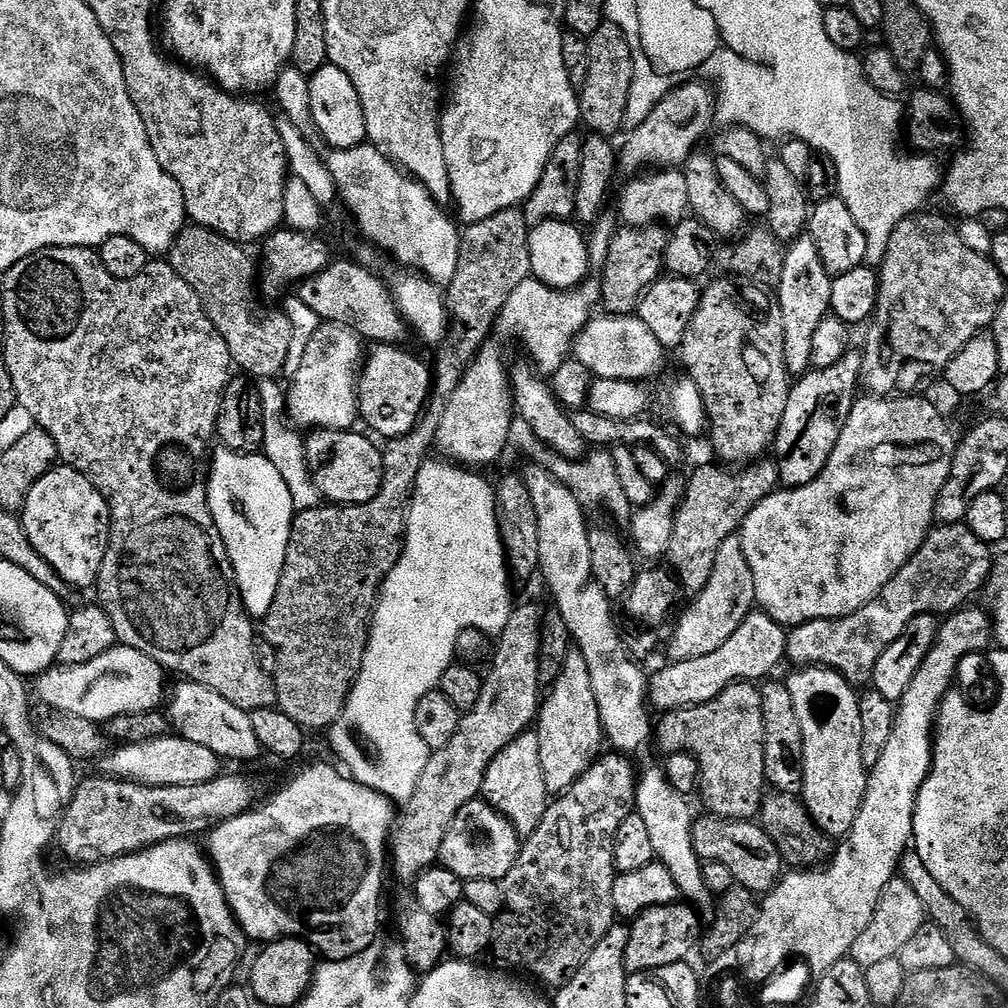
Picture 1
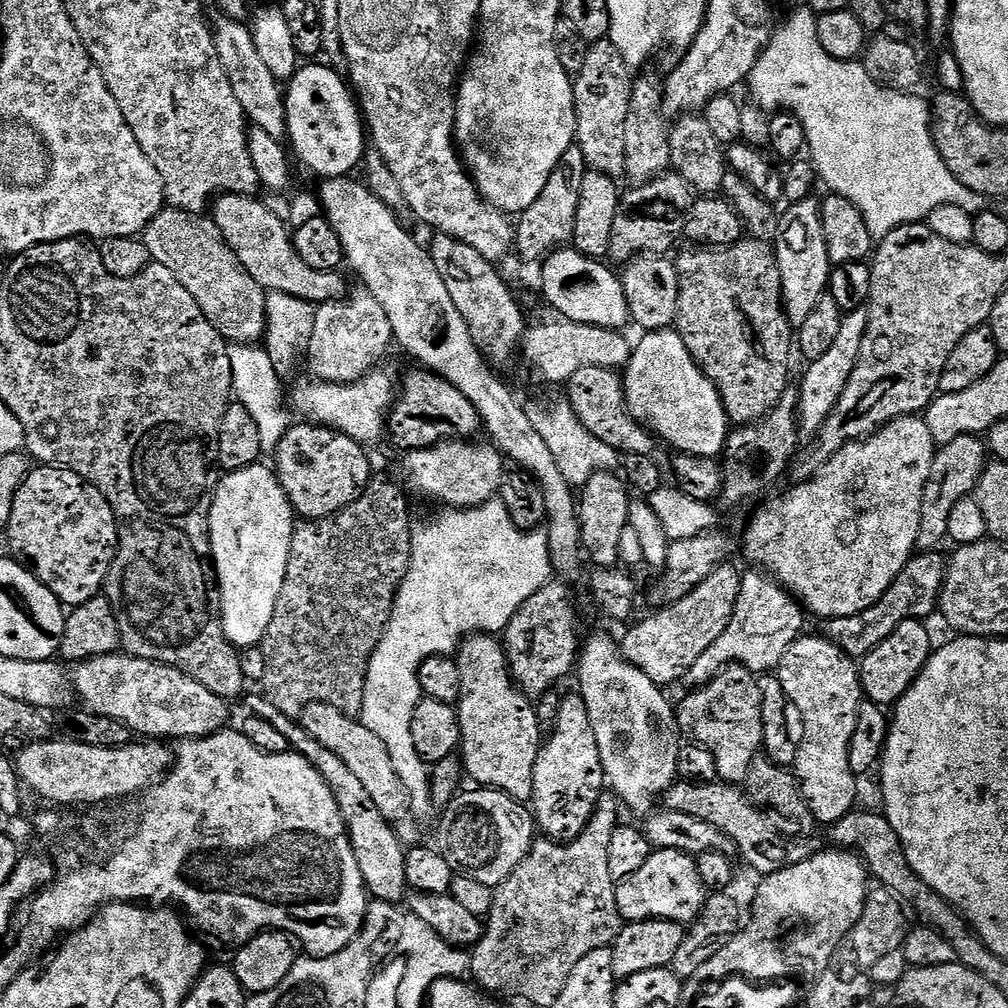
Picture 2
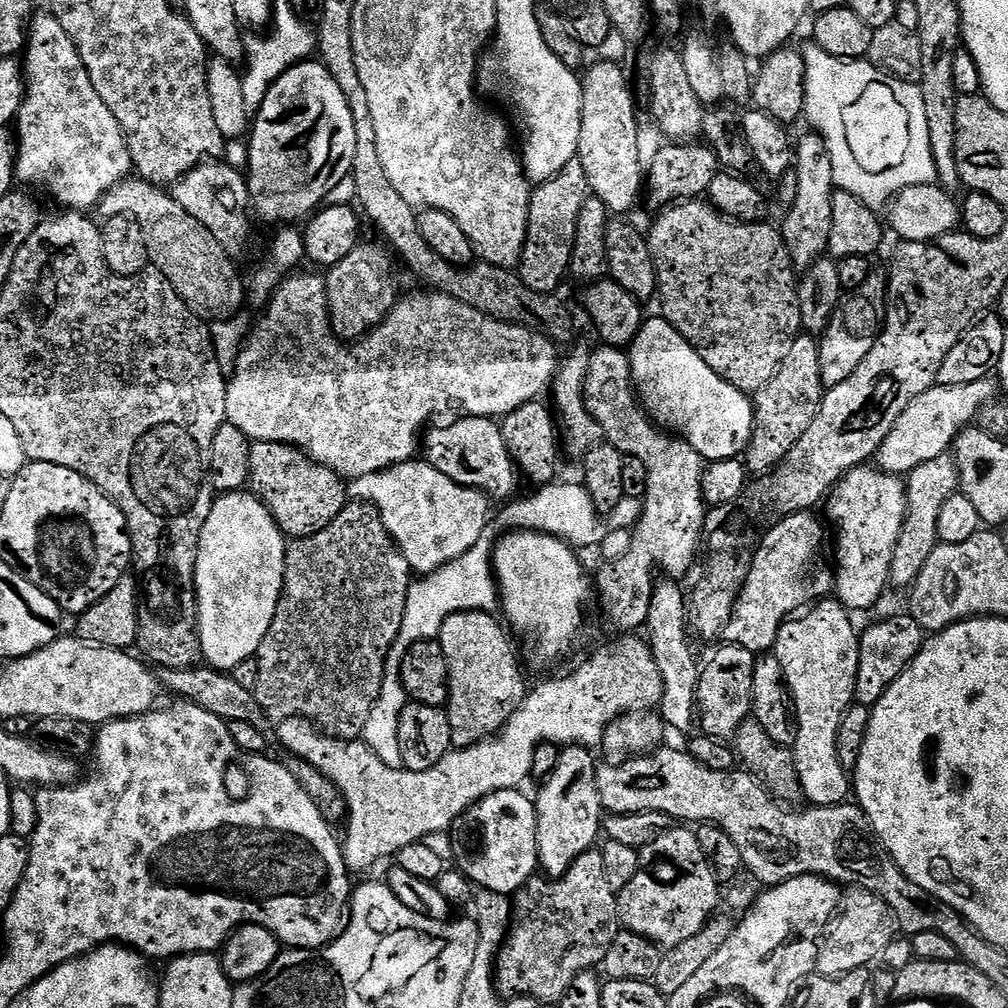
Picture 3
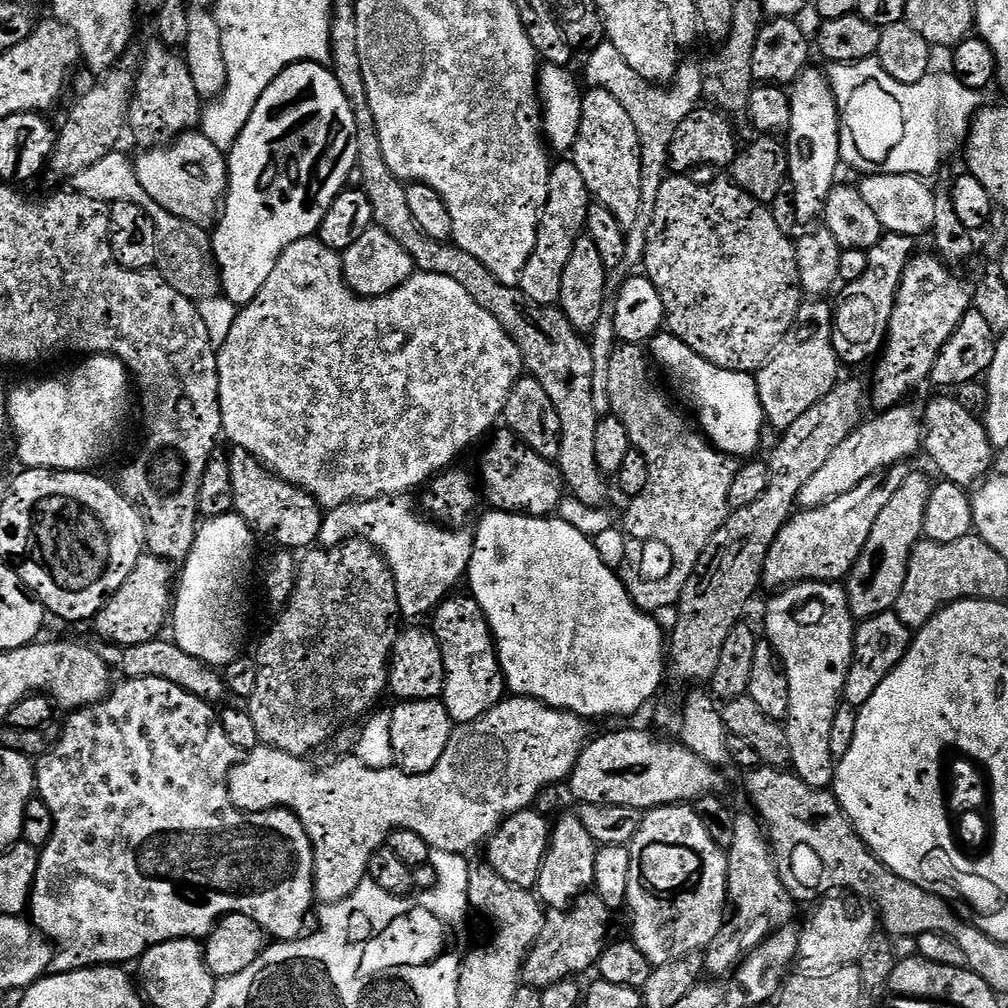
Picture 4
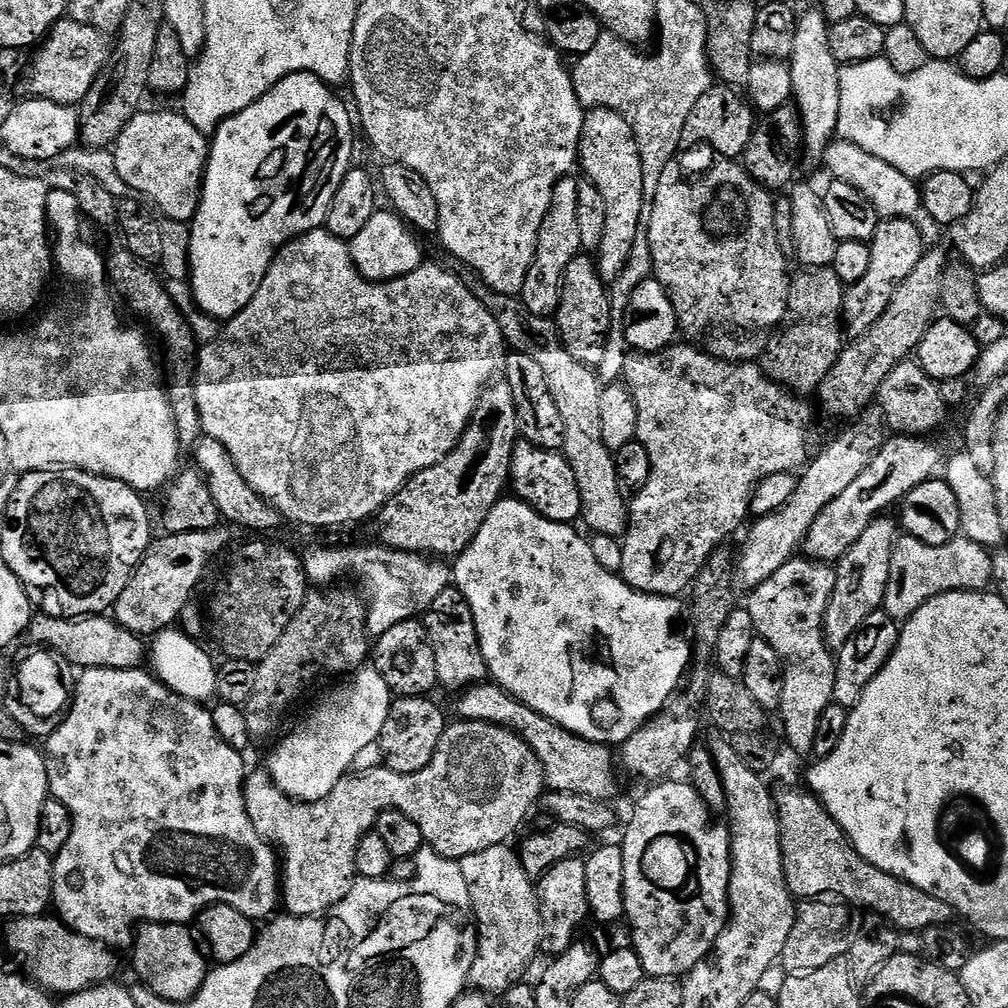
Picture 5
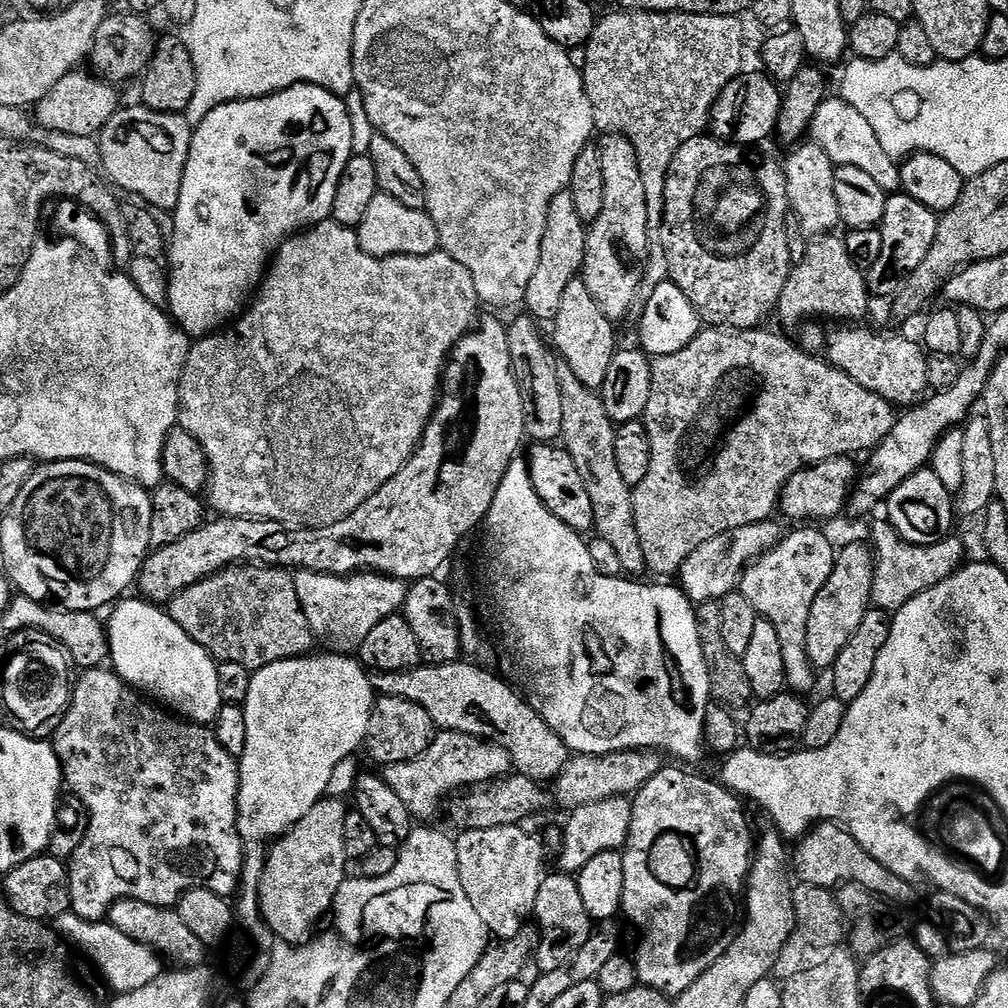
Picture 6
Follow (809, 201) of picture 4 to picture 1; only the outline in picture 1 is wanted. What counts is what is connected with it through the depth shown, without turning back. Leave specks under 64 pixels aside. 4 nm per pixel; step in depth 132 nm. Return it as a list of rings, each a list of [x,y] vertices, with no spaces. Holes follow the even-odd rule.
[[[805,234],[787,245],[782,266],[782,282],[780,287],[775,289],[774,296],[780,299],[778,315],[784,335],[784,357],[789,377],[799,378],[812,368],[810,353],[814,333],[818,331],[822,318],[830,314],[832,281],[833,277],[829,276],[826,266],[822,266],[822,258],[818,258],[818,246],[814,246],[812,236]]]

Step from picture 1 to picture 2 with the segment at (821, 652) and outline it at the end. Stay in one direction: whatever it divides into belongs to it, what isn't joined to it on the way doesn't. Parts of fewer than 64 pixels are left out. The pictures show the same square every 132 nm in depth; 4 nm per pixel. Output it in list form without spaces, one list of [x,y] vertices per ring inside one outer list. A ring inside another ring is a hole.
[[[939,551],[920,552],[913,555],[912,559],[908,561],[908,565],[898,574],[898,578],[894,578],[894,582],[886,590],[886,594],[882,594],[882,598],[878,598],[878,602],[874,602],[858,614],[825,619],[823,621],[824,628],[822,628],[823,635],[837,644],[846,655],[862,658],[866,654],[870,654],[870,650],[874,650],[874,646],[878,646],[878,642],[886,642],[886,638],[890,638],[890,634],[894,634],[894,630],[898,630],[898,626],[902,626],[902,622],[907,620],[927,621],[928,615],[937,611],[944,576],[948,573],[945,557],[942,558],[940,555]]]

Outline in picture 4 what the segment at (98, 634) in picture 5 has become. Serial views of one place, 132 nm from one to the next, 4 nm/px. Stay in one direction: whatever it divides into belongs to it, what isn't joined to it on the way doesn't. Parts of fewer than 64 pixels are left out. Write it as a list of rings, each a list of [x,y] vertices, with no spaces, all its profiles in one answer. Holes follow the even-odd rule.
[[[168,638],[142,642],[140,646],[126,646],[125,648],[120,648],[117,644],[104,644],[99,649],[99,653],[109,668],[115,670],[119,675],[121,672],[121,677],[130,680],[162,678],[166,682],[174,682],[174,686],[208,701],[213,706],[219,705],[219,700],[223,696],[229,695],[229,690],[224,685],[224,677],[217,669],[203,664],[201,660],[190,654],[186,654],[186,650],[182,650]]]

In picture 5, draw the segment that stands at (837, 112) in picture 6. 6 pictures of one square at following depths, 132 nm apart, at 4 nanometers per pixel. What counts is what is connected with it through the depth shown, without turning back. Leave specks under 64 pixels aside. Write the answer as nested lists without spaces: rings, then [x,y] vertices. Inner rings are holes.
[[[840,138],[828,147],[824,156],[828,162],[828,168],[835,179],[845,180],[850,186],[862,190],[866,198],[884,218],[895,218],[898,216],[915,217],[922,208],[922,188],[917,181],[911,180],[902,170],[894,170],[890,162],[878,158],[862,146],[853,143],[850,139]]]

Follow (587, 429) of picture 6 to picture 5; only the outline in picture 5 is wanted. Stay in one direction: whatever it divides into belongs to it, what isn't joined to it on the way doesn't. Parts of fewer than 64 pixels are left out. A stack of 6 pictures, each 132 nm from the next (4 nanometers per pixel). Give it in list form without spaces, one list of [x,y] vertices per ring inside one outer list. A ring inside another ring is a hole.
[[[487,286],[481,289],[478,295],[495,316],[505,341],[515,351],[530,354],[530,358],[534,358],[534,362],[546,370],[550,394],[558,405],[558,414],[562,414],[562,426],[566,426],[566,442],[562,454],[576,475],[583,523],[588,523],[595,535],[623,537],[628,528],[629,501],[618,482],[615,455],[606,446],[606,442],[602,442],[602,422],[598,407],[601,381],[596,381],[596,376],[592,373],[595,371],[589,365],[578,362],[578,358],[570,354],[556,327],[555,319],[534,314],[524,305],[523,299],[516,296],[499,295]]]

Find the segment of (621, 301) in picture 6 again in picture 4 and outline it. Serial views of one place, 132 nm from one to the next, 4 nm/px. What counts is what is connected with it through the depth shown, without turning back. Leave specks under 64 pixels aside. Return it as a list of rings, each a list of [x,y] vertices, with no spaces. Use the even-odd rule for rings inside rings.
[[[589,87],[583,93],[582,122],[578,138],[573,146],[570,159],[578,166],[582,179],[588,187],[589,197],[595,203],[606,206],[610,214],[625,230],[635,229],[638,206],[642,200],[642,158],[640,139],[630,114],[622,110],[622,102],[606,90]]]

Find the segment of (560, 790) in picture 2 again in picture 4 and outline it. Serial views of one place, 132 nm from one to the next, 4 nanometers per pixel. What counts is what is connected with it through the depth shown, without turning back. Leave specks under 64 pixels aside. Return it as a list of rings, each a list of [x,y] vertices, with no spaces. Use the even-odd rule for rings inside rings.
[[[579,815],[564,816],[557,824],[551,825],[548,849],[534,885],[534,891],[545,909],[567,910],[579,896],[593,887],[597,851],[598,845],[594,838],[590,838],[586,826],[582,826]]]

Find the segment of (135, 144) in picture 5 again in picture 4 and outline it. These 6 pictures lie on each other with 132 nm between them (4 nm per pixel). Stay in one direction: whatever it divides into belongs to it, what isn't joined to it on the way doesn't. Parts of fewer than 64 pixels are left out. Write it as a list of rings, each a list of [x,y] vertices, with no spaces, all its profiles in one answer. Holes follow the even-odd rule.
[[[189,130],[175,137],[167,146],[149,147],[140,157],[135,157],[134,163],[138,182],[142,182],[142,190],[146,190],[146,194],[154,198],[154,202],[158,202],[162,210],[170,210],[170,214],[186,222],[194,222],[200,228],[215,225],[228,194],[228,161],[225,153],[220,152],[218,146],[214,146],[214,142],[204,136],[203,131]]]

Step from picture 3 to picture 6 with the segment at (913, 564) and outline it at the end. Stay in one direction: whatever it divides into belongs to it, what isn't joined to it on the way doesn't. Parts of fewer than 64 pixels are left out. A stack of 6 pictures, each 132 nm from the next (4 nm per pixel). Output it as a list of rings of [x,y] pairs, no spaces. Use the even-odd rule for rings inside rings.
[[[867,543],[864,544],[848,544],[837,551],[834,570],[826,586],[818,590],[814,606],[810,606],[810,618],[806,626],[806,650],[813,669],[831,669],[832,663],[838,658],[838,654],[842,654],[846,642],[854,638],[854,630],[858,630],[862,618],[870,610],[874,552]]]

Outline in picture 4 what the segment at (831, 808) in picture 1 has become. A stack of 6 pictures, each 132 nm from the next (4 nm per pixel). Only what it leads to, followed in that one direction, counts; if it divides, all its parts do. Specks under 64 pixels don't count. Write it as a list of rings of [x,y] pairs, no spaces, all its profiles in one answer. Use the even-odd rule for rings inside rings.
[[[806,580],[803,584],[793,584],[777,591],[773,596],[776,597],[769,602],[768,613],[764,616],[764,628],[768,631],[767,643],[776,647],[790,682],[790,710],[786,721],[792,755],[790,768],[799,780],[806,782],[806,786],[828,790],[833,787],[837,766],[837,761],[830,754],[830,725],[834,723],[834,714],[842,703],[846,674],[852,661],[854,617],[848,609],[848,594],[839,583]]]

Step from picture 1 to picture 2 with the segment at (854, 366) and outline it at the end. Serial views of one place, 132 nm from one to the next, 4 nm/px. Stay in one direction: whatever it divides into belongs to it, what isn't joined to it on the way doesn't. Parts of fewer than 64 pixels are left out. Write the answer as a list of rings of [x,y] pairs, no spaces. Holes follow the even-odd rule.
[[[867,307],[844,313],[842,331],[838,333],[834,346],[830,346],[829,352],[822,354],[822,358],[813,360],[807,365],[808,369],[805,370],[800,384],[798,383],[800,407],[796,428],[800,431],[801,441],[815,441],[820,431],[824,429],[826,418],[832,413],[834,406],[838,406],[838,398],[842,398],[842,390],[846,390],[846,382],[850,382],[850,374],[858,362],[858,354],[862,350],[862,338],[867,329]]]

